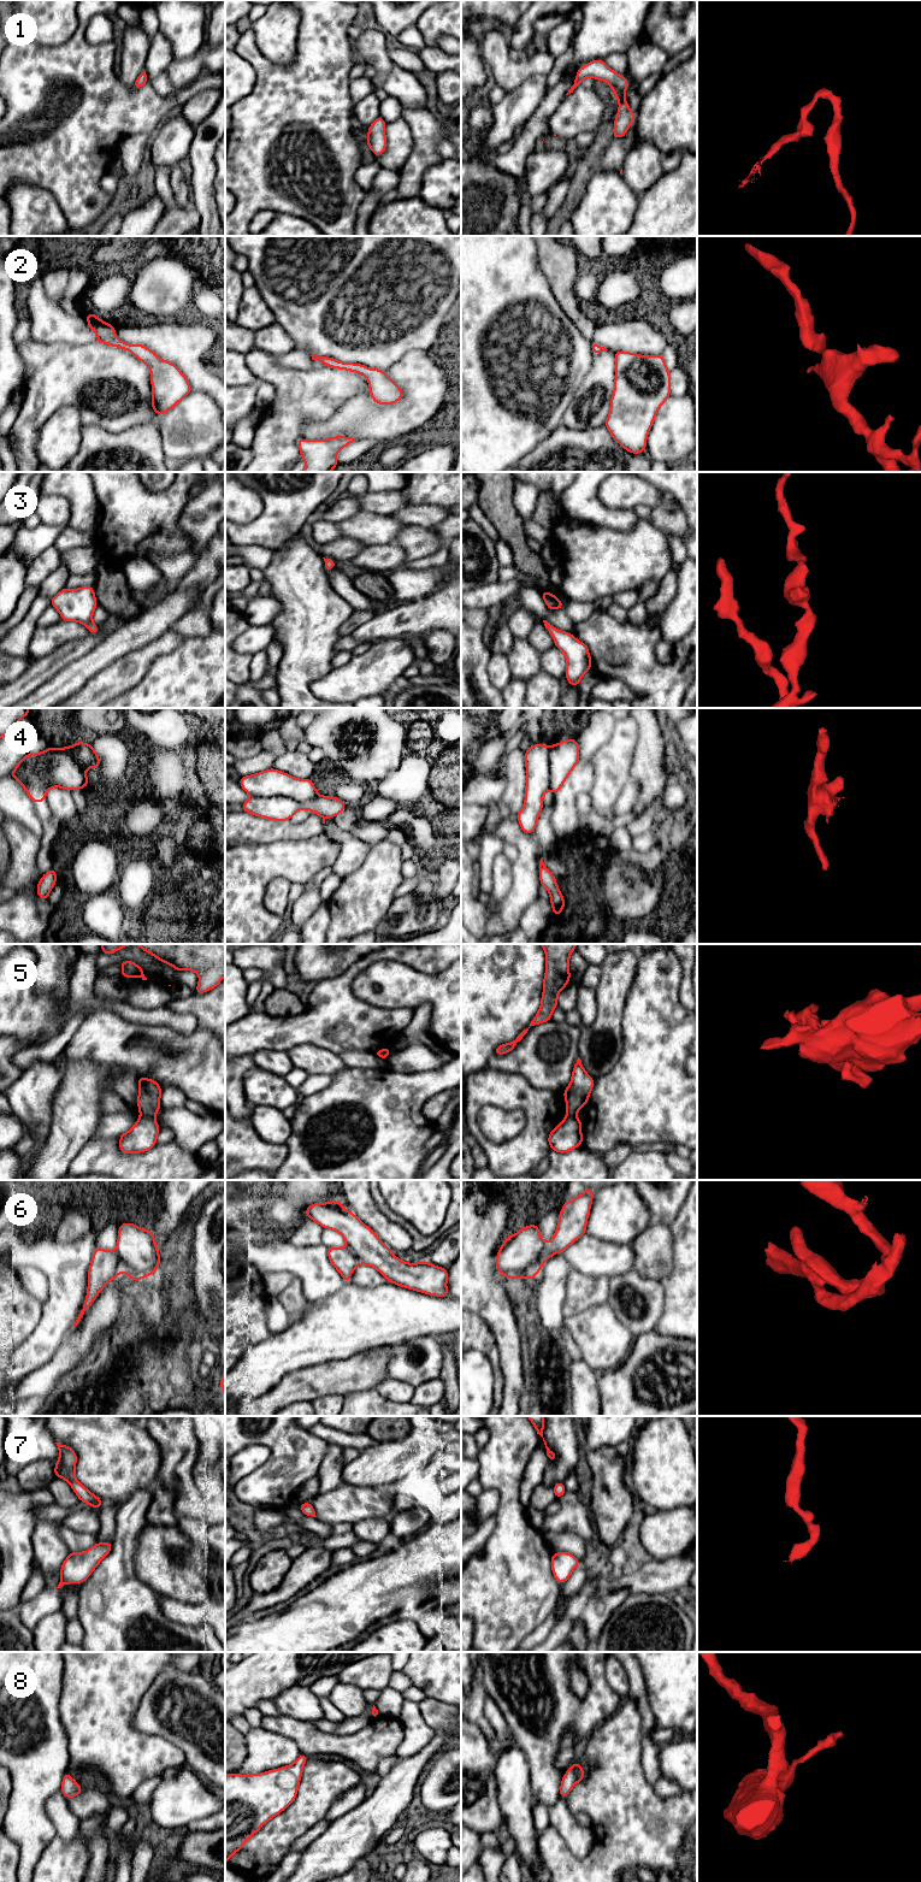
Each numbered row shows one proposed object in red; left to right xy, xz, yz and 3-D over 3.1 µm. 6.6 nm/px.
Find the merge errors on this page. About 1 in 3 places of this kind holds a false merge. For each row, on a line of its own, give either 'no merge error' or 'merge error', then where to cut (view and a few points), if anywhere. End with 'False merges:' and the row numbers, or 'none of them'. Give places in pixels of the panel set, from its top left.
1: no merge error | no cut
2: no merge error | no cut
3: no merge error | no cut
4: merge error | xz (318, 794), (310, 804), (284, 796), (251, 796)
5: merge error | xy (141, 1114), (153, 1116)
6: no merge error | no cut
7: no merge error | no cut
8: no merge error | no cut
False merges: 4, 5

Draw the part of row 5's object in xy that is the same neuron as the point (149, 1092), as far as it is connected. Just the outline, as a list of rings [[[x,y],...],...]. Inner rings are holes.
[[[138,1076],[137,1107],[141,1115],[154,1116],[160,1110],[161,1090],[155,1080]]]

